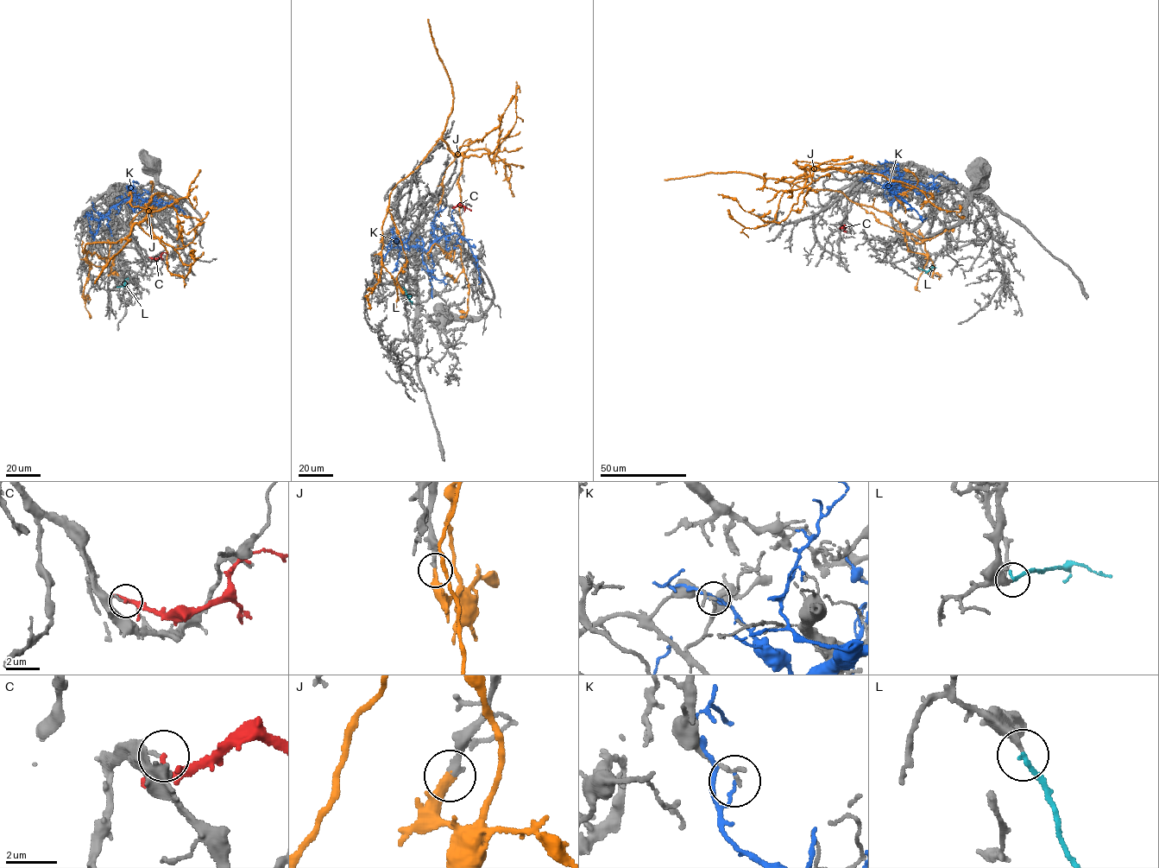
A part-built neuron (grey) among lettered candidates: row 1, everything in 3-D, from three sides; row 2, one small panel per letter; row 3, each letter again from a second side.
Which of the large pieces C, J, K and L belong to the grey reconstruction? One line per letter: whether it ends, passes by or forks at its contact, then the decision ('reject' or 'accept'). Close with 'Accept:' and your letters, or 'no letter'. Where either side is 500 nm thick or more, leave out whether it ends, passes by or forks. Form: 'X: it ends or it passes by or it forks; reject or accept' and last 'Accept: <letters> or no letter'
C: it passes by; reject
J: it ends; reject
K: it ends; reject
L: it ends; accept
Accept: L

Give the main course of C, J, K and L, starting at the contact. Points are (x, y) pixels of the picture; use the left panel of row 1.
C: (150, 257), (157, 259), (162, 252), (168, 254)
J: (82, 294), (91, 267), (85, 245), (125, 238), (157, 193), (178, 201), (171, 206)
K: (94, 218), (98, 223), (111, 207), (138, 198), (150, 203), (172, 205), (186, 217), (185, 213)
L: (117, 288), (122, 286), (128, 277)

